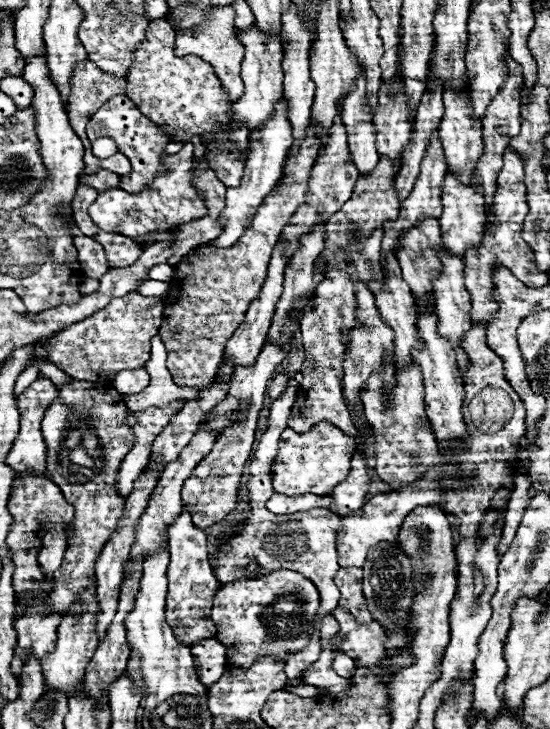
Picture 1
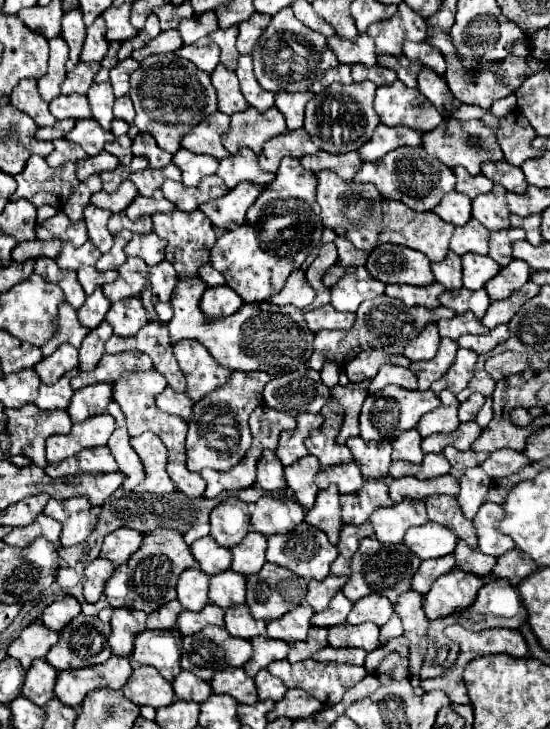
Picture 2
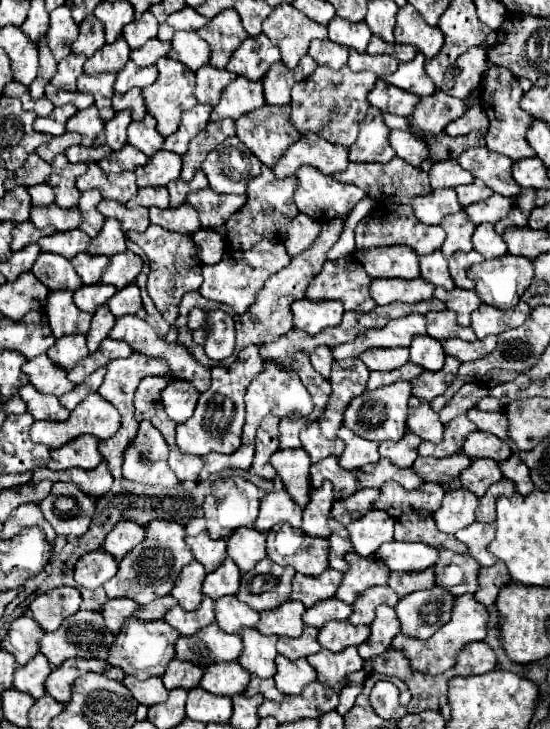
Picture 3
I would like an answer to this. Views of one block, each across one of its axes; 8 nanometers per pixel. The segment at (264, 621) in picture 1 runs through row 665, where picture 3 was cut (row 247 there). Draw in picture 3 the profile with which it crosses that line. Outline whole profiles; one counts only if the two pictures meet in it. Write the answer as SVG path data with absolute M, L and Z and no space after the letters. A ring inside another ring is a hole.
M262 166L262 174L256 176L248 184L246 192L246 206L230 216L226 222L226 240L232 250L244 252L252 248L260 240L272 240L272 242L284 242L286 232L284 228L298 216L298 208L294 204L294 192L296 192L296 178L276 178L272 168Z

